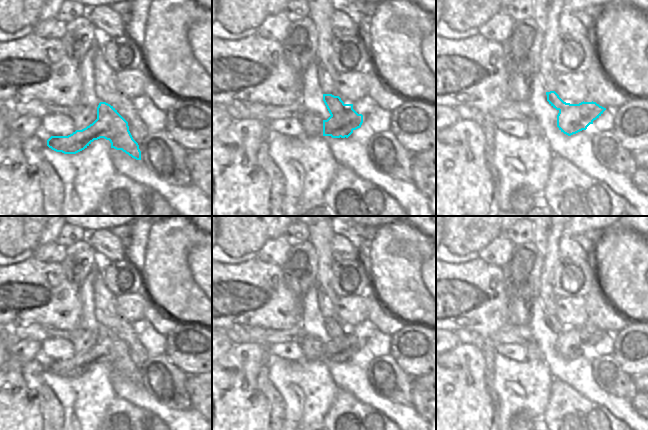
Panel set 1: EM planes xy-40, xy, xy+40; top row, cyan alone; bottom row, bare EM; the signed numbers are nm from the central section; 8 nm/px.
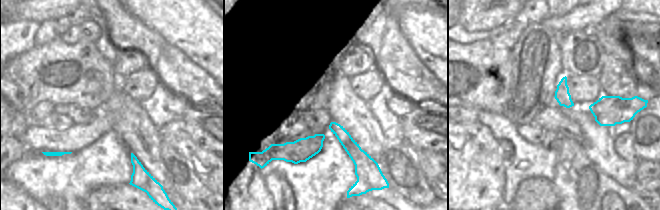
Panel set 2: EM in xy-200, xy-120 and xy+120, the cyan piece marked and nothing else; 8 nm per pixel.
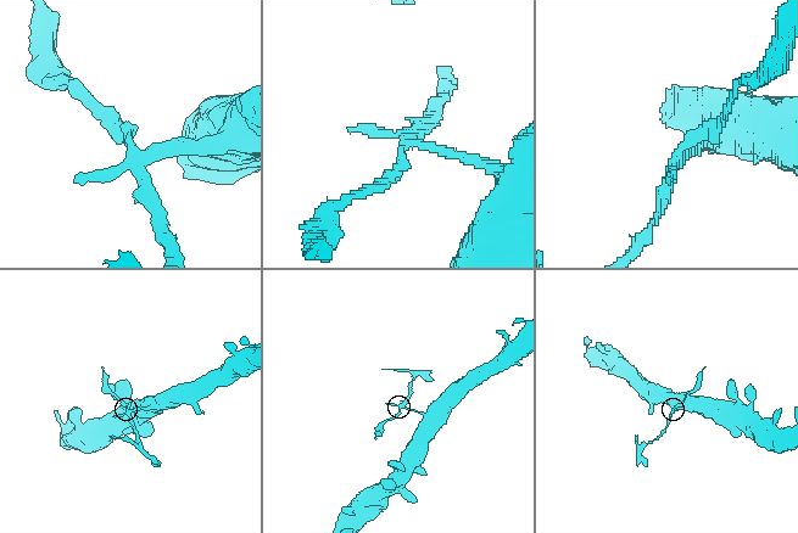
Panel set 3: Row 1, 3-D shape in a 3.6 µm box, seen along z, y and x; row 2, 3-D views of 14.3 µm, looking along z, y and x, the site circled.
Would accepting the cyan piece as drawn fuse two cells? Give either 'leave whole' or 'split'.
split

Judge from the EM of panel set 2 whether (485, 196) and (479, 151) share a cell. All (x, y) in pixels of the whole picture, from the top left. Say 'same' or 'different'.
same

